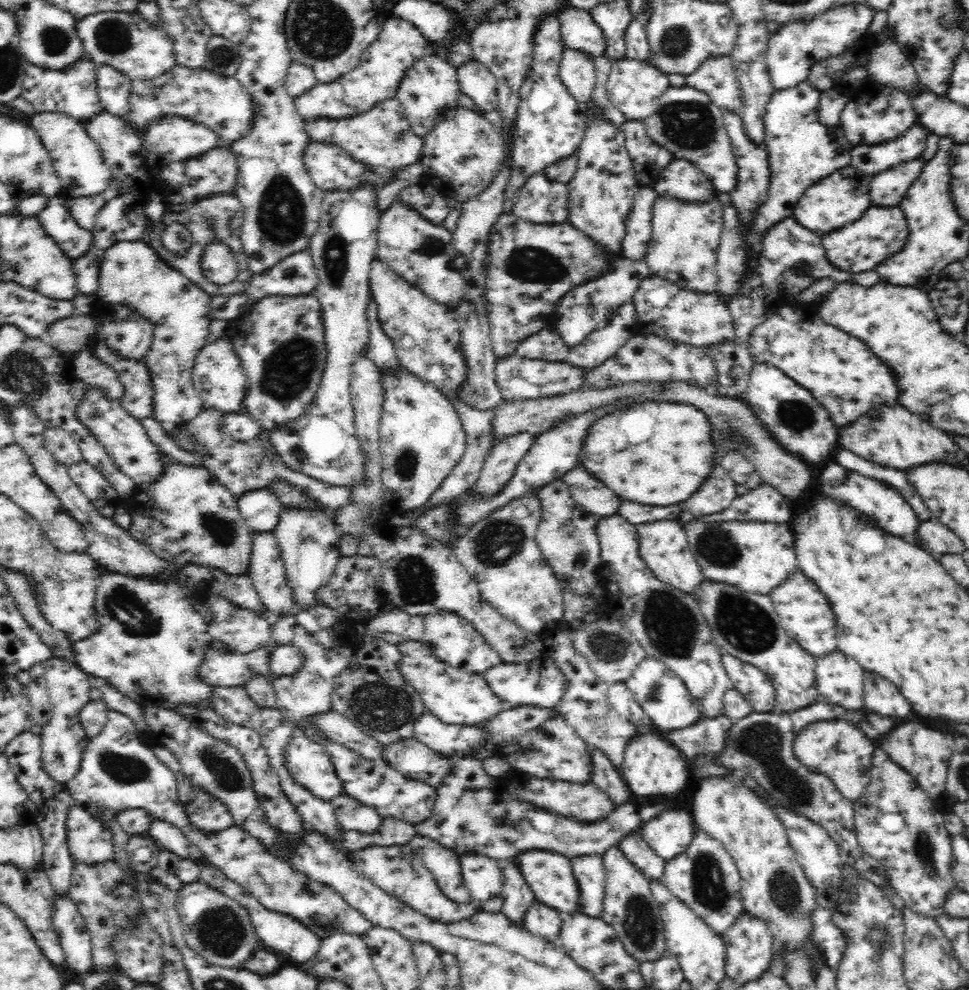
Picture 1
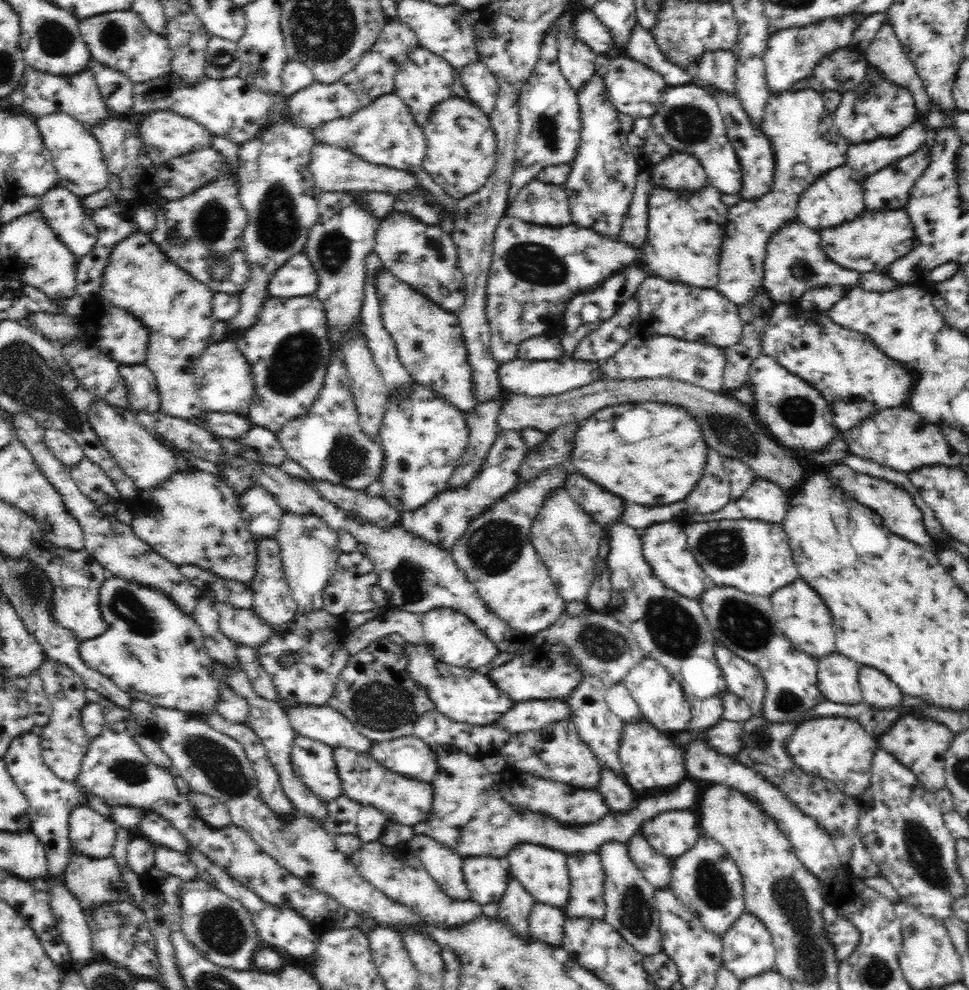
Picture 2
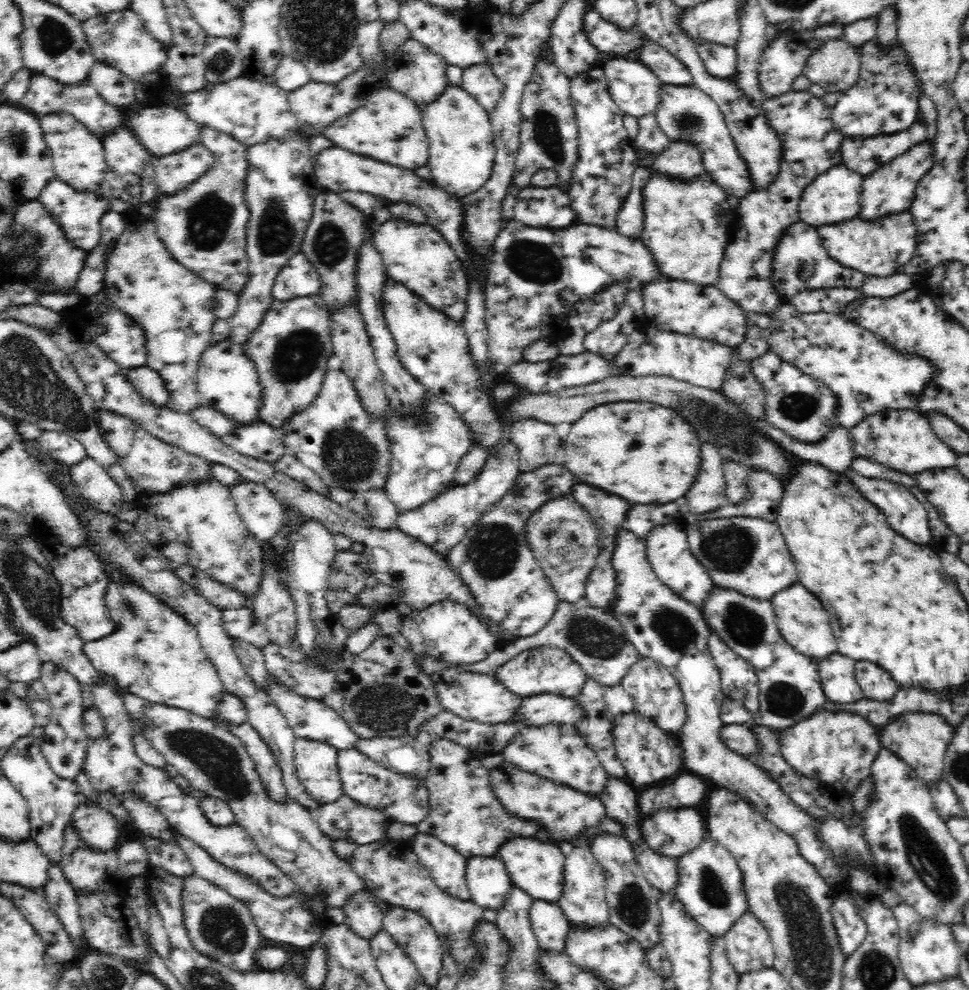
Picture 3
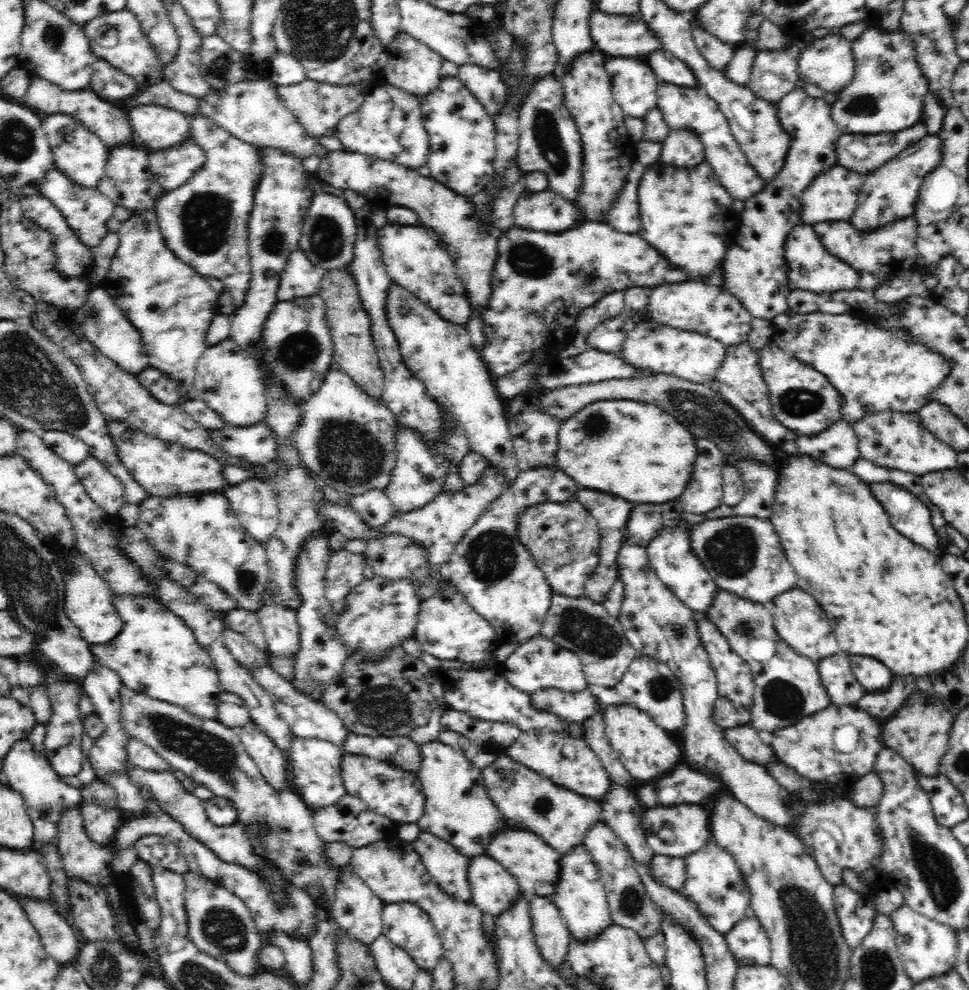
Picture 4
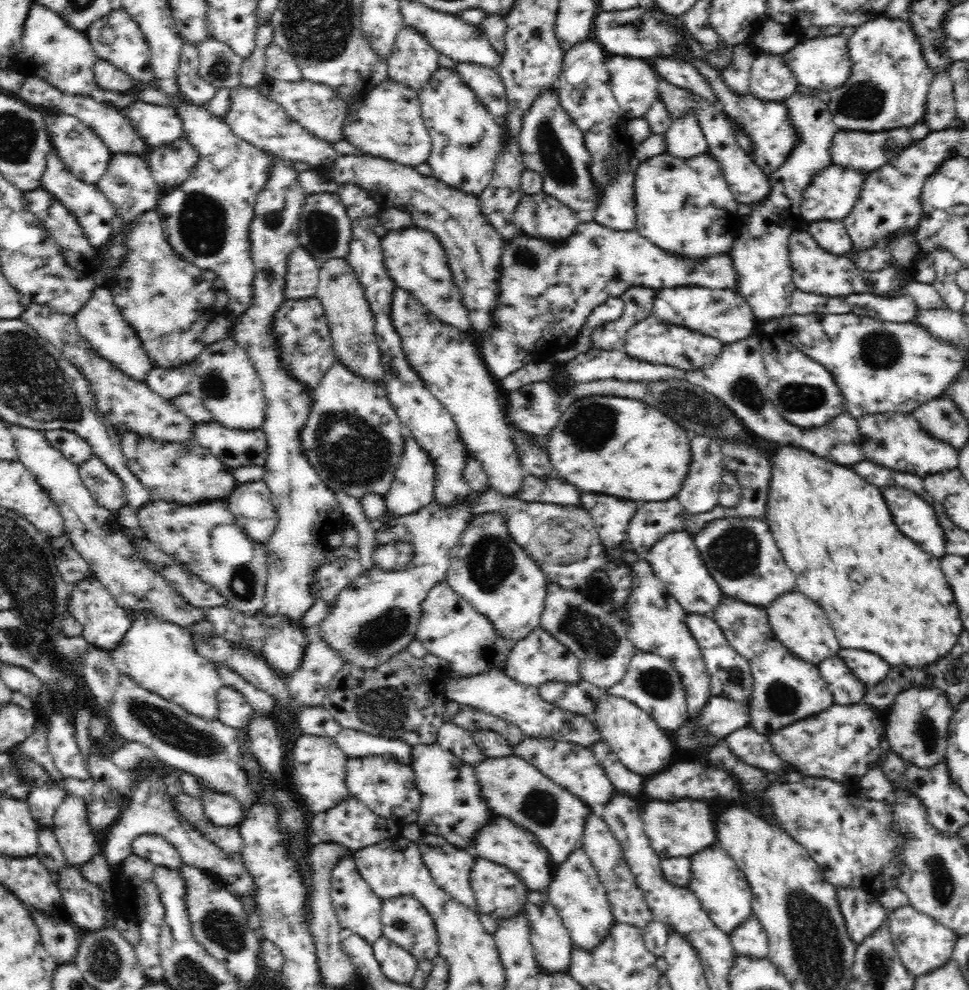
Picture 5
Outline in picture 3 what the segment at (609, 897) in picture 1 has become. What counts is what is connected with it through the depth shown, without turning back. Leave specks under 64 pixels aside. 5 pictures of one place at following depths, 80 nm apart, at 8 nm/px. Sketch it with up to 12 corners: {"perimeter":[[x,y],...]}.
{"perimeter":[[626,838],[589,849],[604,869],[609,924],[645,951],[661,942],[660,890]]}

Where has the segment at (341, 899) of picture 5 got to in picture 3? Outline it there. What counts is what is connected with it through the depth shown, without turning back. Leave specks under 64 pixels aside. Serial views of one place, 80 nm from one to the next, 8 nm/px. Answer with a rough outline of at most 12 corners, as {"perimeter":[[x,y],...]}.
{"perimeter":[[360,891],[343,909],[362,938],[383,929],[374,895]]}

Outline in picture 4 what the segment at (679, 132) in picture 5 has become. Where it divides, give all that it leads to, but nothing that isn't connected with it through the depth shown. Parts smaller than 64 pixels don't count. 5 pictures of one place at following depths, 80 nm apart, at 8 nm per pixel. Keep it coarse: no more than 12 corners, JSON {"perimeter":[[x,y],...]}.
{"perimeter":[[670,132],[660,163],[693,169],[705,162],[692,132]]}

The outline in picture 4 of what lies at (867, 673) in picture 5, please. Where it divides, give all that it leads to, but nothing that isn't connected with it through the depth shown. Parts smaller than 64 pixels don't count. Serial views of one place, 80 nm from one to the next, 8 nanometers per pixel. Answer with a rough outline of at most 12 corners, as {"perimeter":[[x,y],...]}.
{"perimeter":[[849,656],[857,682],[884,694],[894,675],[872,657]]}

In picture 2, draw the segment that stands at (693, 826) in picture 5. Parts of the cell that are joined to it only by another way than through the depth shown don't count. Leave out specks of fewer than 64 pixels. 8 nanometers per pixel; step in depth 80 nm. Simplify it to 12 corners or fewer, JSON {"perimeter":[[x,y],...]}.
{"perimeter":[[670,810],[645,822],[640,834],[674,859],[704,833],[697,814]]}

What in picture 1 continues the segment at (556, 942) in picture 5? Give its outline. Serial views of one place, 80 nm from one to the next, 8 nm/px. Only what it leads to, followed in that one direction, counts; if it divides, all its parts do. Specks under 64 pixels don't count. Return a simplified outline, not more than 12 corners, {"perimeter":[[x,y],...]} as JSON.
{"perimeter":[[537,901],[522,918],[528,932],[558,941],[558,910]]}

